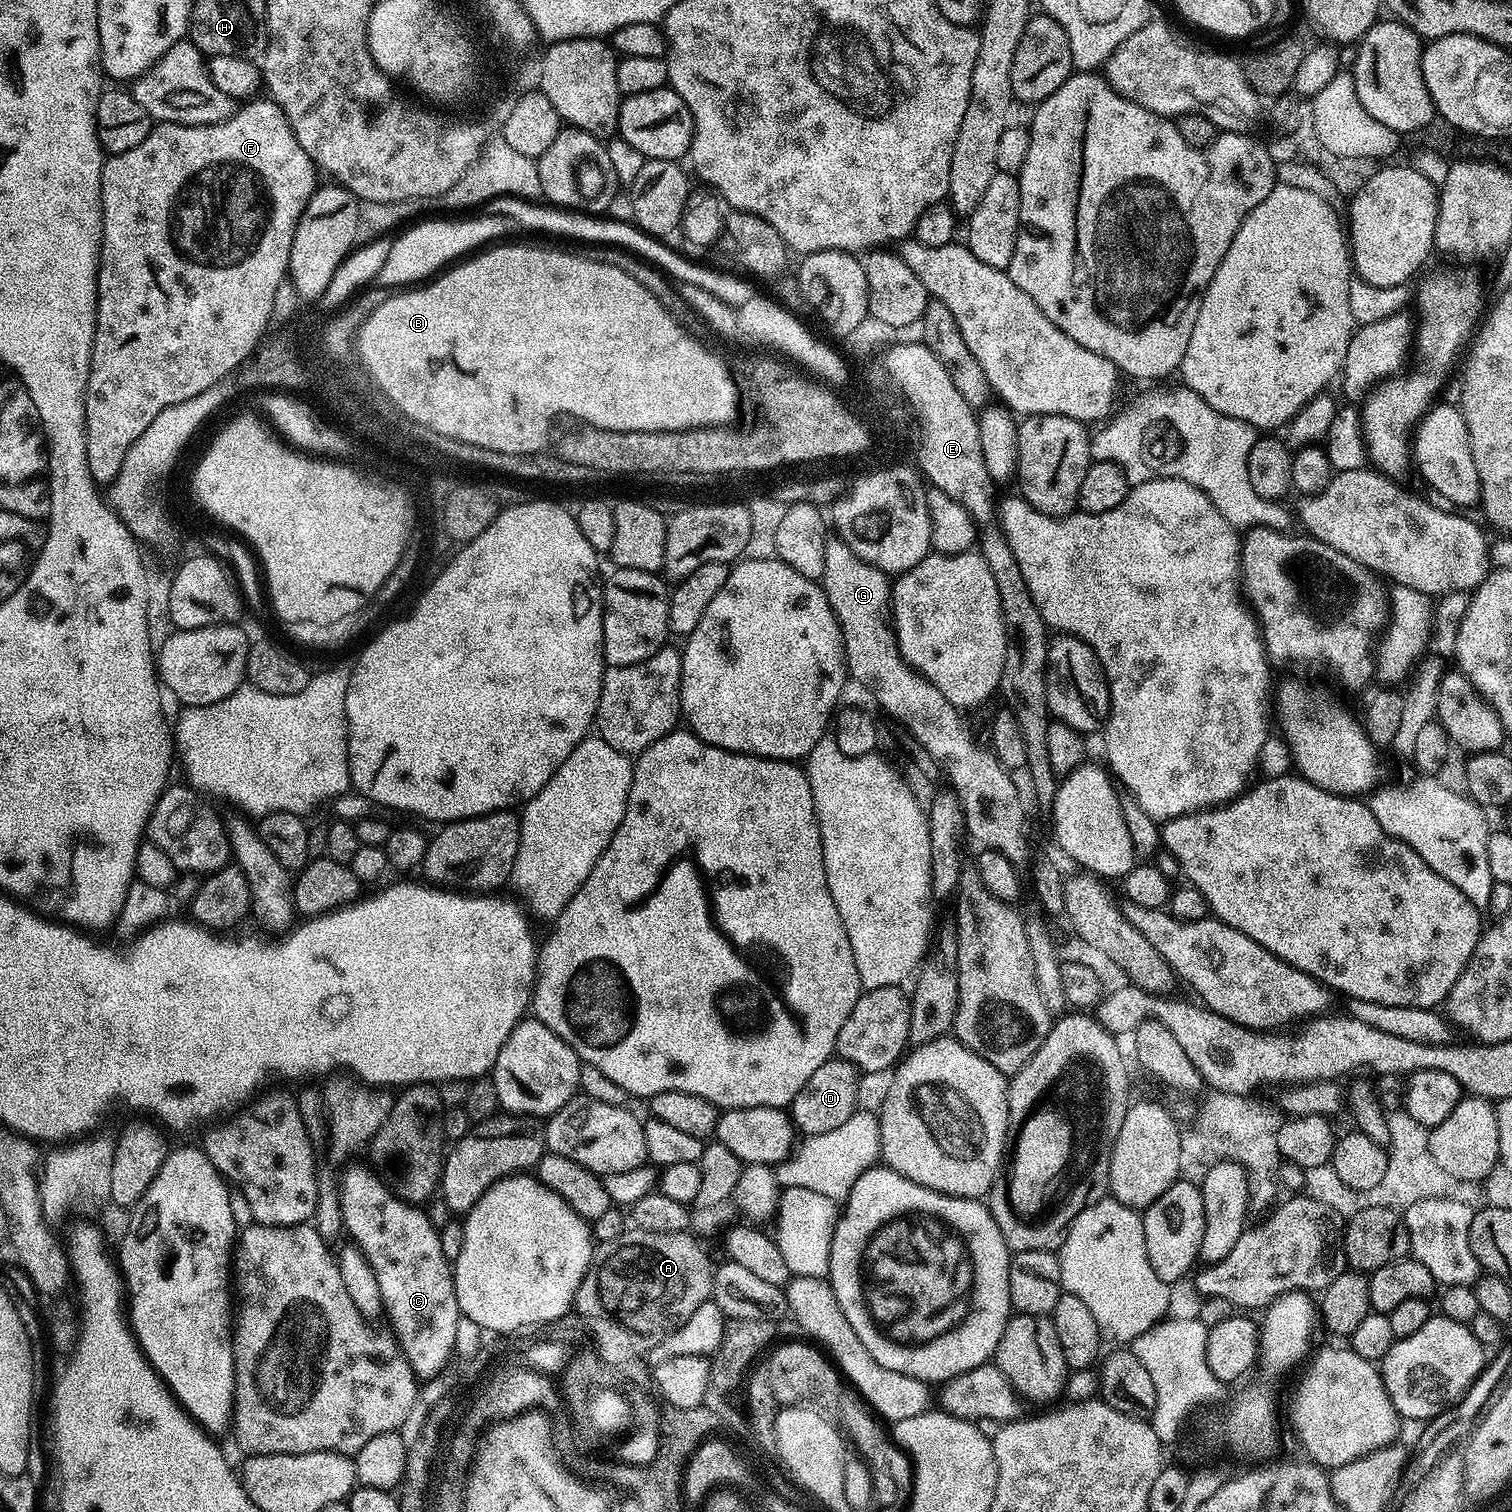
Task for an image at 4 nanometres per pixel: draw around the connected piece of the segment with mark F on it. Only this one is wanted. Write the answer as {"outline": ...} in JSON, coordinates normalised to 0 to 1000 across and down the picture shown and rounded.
{"outline":[[[179,65],[167,65],[157,71],[153,77],[144,82],[104,81],[83,102],[71,103],[67,110],[66,136],[69,147],[69,159],[66,161],[66,179],[63,181],[63,220],[61,224],[61,239],[58,243],[58,255],[56,259],[56,289],[57,306],[64,321],[73,321],[78,313],[86,295],[112,269],[128,263],[138,257],[142,257],[147,249],[151,249],[164,235],[169,233],[175,224],[175,219],[180,212],[183,192],[190,183],[190,166],[202,136],[210,124],[210,112],[200,99],[189,75]]]}

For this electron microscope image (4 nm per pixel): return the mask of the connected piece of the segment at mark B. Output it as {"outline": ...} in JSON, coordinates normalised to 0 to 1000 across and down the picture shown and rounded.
{"outline":[[[333,161],[331,164],[327,163],[329,163],[323,163],[322,165],[318,166],[312,171],[308,171],[306,173],[292,179],[288,185],[281,187],[280,189],[275,189],[272,192],[265,192],[259,194],[257,199],[253,200],[253,202],[250,202],[250,204],[247,205],[246,208],[244,209],[244,212],[241,213],[238,218],[237,232],[241,243],[243,244],[244,247],[251,246],[251,254],[254,254],[254,257],[257,257],[257,259],[259,259],[259,262],[262,262],[262,265],[265,265],[265,267],[267,267],[267,270],[270,270],[270,272],[272,272],[272,275],[278,275],[278,278],[280,278],[280,280],[286,280],[286,283],[291,283],[291,286],[299,286],[299,288],[305,290],[306,292],[311,292],[315,295],[323,294],[323,296],[333,296],[333,299],[336,299],[337,301],[359,300],[361,296],[360,293],[362,291],[362,277],[364,277],[364,275],[369,274],[370,272],[376,272],[377,274],[386,278],[384,279],[386,279],[387,281],[393,283],[403,283],[407,286],[454,286],[458,283],[476,283],[477,282],[483,281],[484,272],[486,271],[487,267],[484,265],[484,246],[481,244],[481,239],[479,239],[475,233],[470,233],[464,226],[460,225],[460,224],[446,212],[448,210],[445,208],[444,206],[440,204],[438,200],[435,200],[435,197],[433,197],[433,194],[430,194],[430,192],[427,192],[427,189],[419,187],[419,184],[417,184],[417,181],[414,181],[413,178],[407,177],[406,176],[399,175],[395,172],[388,172],[386,169],[382,167],[380,169],[378,167],[367,167],[365,164],[351,164],[349,161]]]}

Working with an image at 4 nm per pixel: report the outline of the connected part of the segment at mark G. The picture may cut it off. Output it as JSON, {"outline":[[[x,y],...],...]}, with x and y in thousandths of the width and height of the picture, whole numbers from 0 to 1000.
{"outline":[[[555,356],[548,356],[548,360],[546,361],[546,377],[544,382],[544,388],[546,396],[549,398],[549,401],[552,403],[553,407],[553,411],[556,415],[556,419],[557,419],[557,425],[558,425],[558,438],[560,440],[560,444],[562,448],[563,447],[569,452],[571,455],[575,455],[577,457],[577,460],[588,471],[589,473],[591,474],[603,486],[603,489],[605,491],[608,492],[612,497],[614,497],[624,509],[630,513],[630,516],[632,519],[631,519],[631,522],[634,526],[636,533],[638,534],[638,540],[639,541],[639,546],[640,547],[640,553],[642,555],[646,555],[649,562],[659,563],[663,565],[663,567],[665,567],[673,575],[677,575],[681,571],[681,565],[680,566],[680,548],[677,546],[677,532],[675,530],[675,524],[672,522],[672,519],[669,517],[671,515],[670,511],[667,510],[659,503],[658,499],[656,498],[653,494],[645,495],[643,493],[643,489],[640,487],[640,484],[638,482],[638,479],[635,475],[636,474],[636,469],[631,468],[628,464],[626,464],[626,462],[623,460],[623,456],[620,456],[620,454],[618,454],[618,451],[615,451],[612,449],[609,444],[606,444],[606,442],[603,442],[600,437],[598,437],[597,433],[595,431],[595,427],[593,424],[593,416],[590,411],[590,386],[589,386],[588,379],[581,377],[578,374],[575,374],[570,369],[567,369],[567,366],[565,366],[565,364],[562,364],[562,361],[560,361],[558,357]]]}

